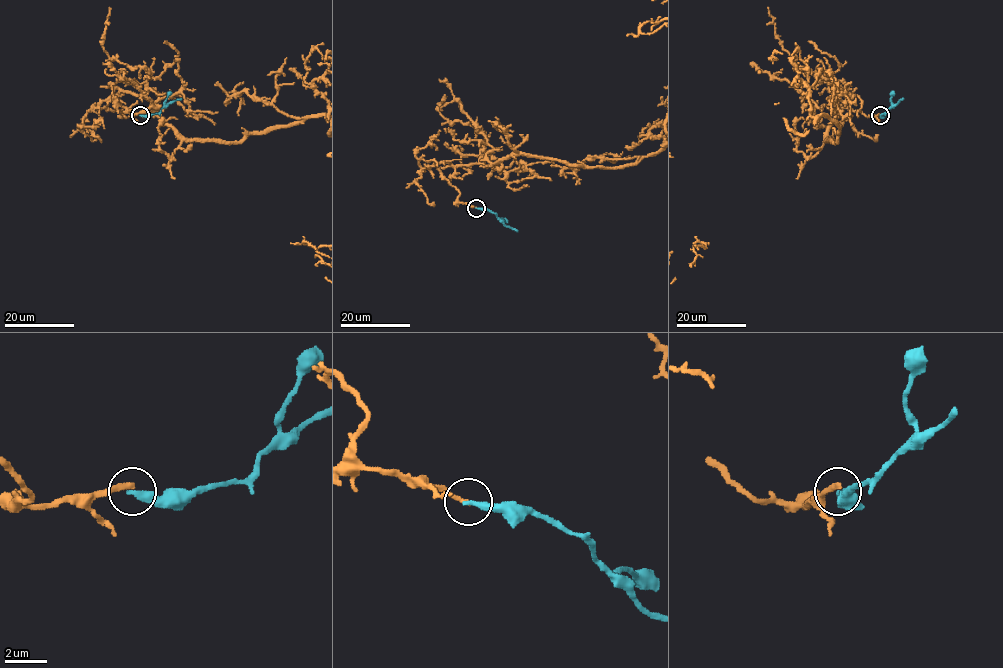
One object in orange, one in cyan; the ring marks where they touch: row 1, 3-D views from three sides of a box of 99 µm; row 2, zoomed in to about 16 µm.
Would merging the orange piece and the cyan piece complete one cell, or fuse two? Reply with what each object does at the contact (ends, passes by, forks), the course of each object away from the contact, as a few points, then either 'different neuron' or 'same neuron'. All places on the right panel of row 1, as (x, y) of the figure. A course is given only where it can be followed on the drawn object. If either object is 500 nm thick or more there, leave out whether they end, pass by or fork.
orange ends; cyan ends; course cyan (880, 114), (903, 98); different neuron

